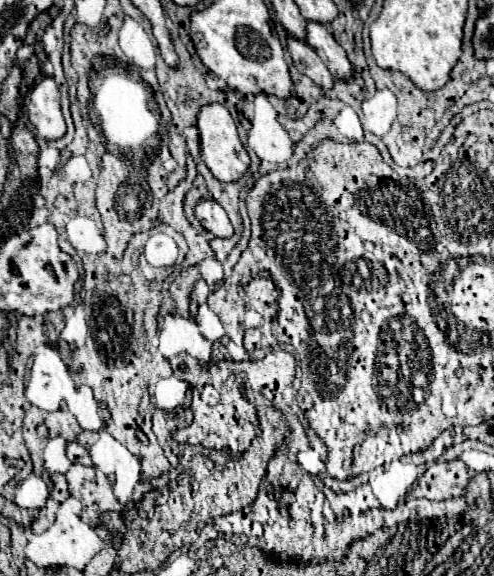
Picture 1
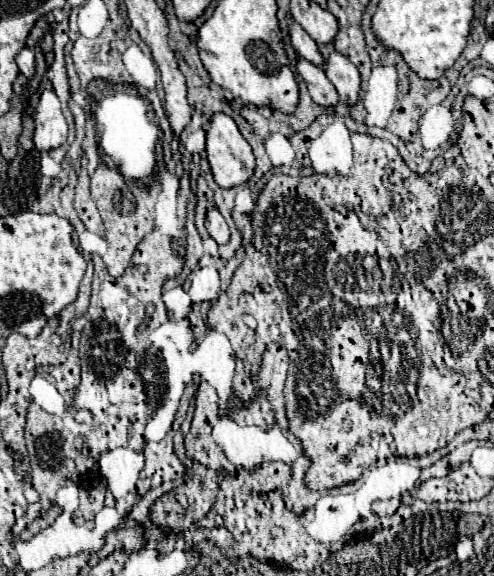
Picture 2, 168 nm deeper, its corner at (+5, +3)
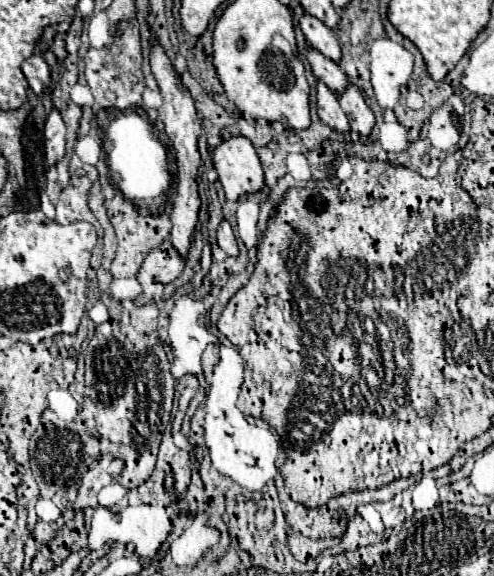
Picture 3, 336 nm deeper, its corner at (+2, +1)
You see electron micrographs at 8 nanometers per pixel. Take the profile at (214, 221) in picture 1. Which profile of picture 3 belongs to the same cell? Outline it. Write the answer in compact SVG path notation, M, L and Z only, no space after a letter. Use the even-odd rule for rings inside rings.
M221 221L219 229L217 229L217 241L219 241L219 247L231 255L231 257L237 257L239 255L239 247L237 247L237 241L235 241L235 235L233 235L233 229L229 225L229 221Z

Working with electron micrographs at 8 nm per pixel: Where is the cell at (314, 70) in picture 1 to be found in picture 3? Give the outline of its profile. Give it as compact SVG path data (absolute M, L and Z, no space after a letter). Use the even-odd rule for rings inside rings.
M317 83L317 115L319 119L323 119L323 123L327 123L333 131L339 133L347 133L349 131L349 121L345 111L341 109L337 95L331 93L327 89L325 83Z

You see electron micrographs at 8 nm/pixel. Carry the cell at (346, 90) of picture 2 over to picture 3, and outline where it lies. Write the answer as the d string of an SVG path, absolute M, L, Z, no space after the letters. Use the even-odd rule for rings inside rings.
M349 85L343 95L339 95L339 103L343 111L349 117L351 131L357 131L363 139L371 135L373 125L375 125L375 115L373 111L365 105L361 91L355 85Z

